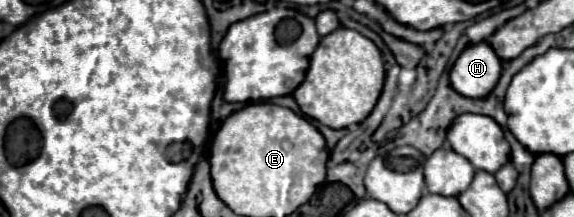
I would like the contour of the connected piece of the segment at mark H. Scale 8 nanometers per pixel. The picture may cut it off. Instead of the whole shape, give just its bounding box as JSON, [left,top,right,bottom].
[449,41,501,97]

